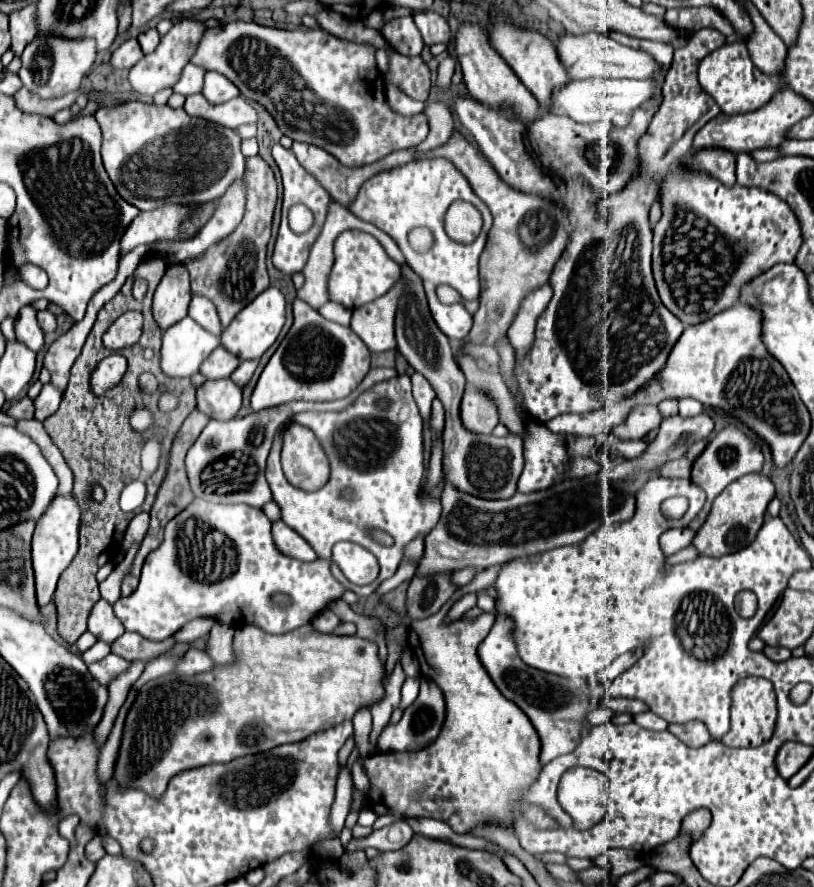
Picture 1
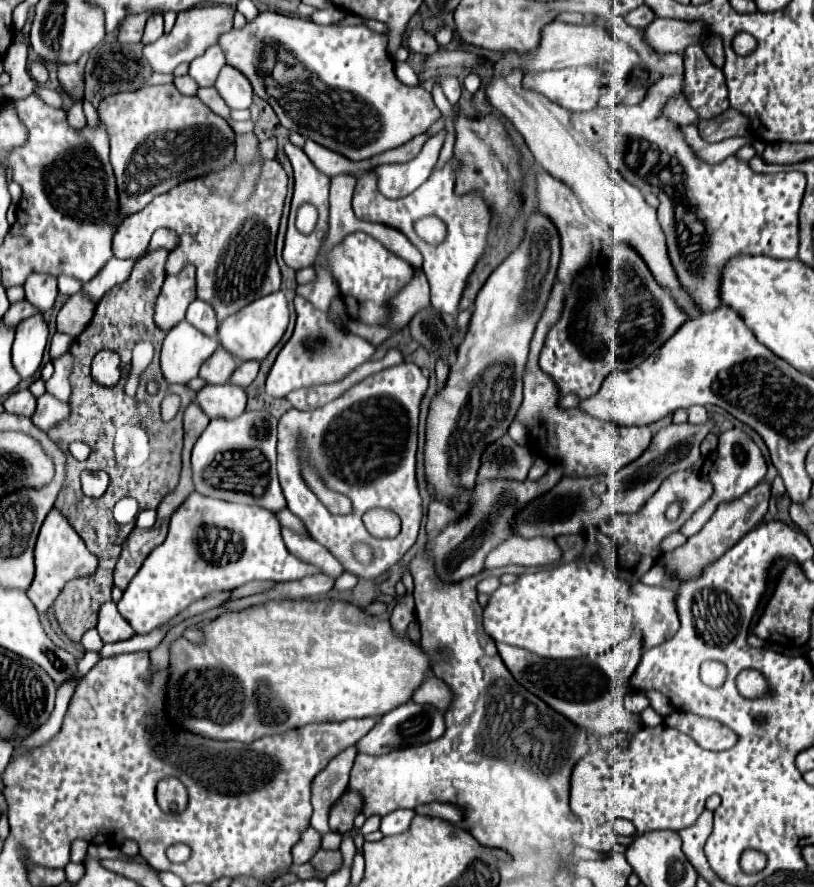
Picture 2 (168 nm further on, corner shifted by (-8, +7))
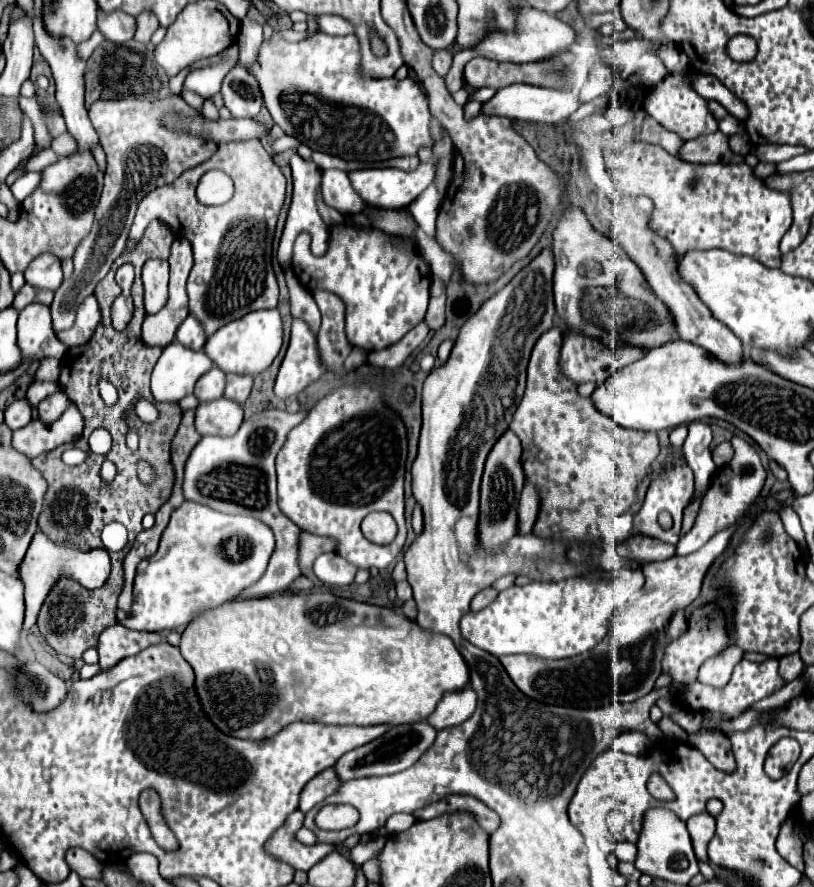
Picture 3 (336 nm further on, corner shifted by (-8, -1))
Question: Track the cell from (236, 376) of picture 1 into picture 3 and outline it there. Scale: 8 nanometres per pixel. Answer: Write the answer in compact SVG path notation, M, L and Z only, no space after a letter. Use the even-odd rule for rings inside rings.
M226 375L226 389L224 397L244 405L252 389L252 377L250 375Z

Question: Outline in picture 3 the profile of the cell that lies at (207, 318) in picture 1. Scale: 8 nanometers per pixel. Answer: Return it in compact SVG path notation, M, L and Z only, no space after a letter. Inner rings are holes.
M188 315L186 321L176 331L176 341L184 343L184 347L192 347L194 351L200 351L206 343L206 335L204 335L200 321L194 319L192 315Z

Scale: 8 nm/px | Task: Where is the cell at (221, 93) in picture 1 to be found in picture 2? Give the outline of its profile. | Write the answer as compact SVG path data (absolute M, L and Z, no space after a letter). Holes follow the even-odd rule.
M224 65L216 85L220 97L226 101L230 109L248 109L252 103L252 85L250 81L234 67Z

